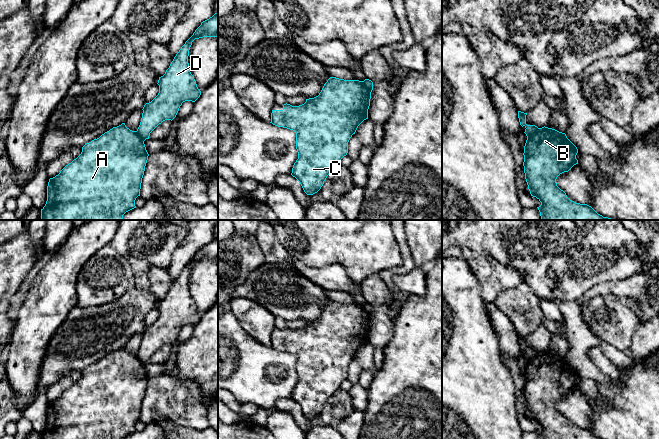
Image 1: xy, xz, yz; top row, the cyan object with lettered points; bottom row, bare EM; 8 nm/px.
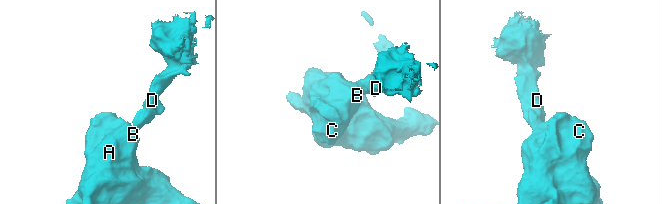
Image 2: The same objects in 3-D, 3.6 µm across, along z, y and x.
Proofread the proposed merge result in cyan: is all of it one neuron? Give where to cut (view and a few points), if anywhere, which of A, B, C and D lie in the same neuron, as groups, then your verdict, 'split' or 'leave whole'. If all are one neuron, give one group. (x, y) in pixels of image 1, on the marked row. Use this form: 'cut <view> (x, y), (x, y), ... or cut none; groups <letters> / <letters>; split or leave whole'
cut yz (539, 128), (527, 138); groups A B C / D; split

